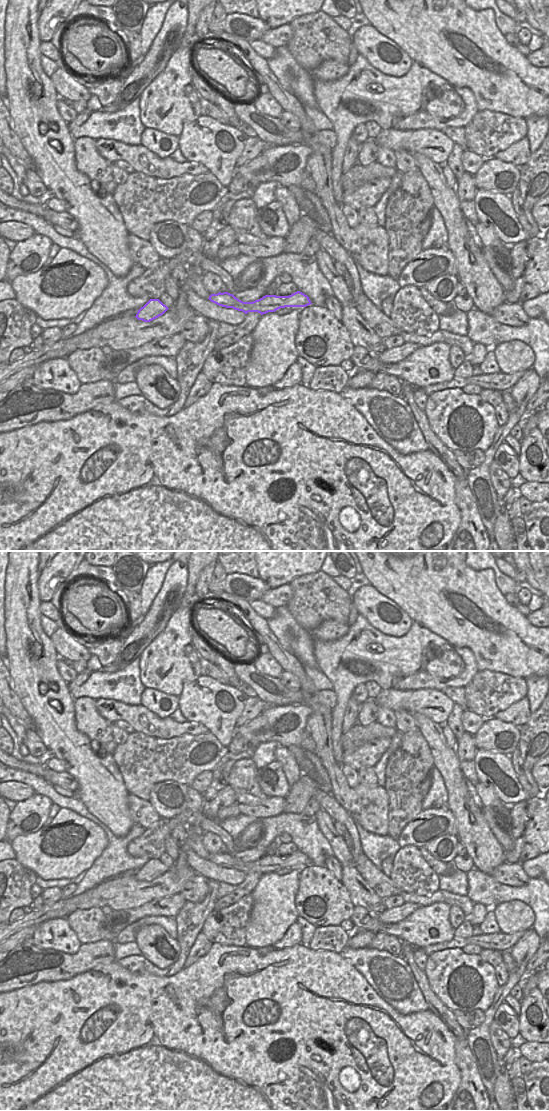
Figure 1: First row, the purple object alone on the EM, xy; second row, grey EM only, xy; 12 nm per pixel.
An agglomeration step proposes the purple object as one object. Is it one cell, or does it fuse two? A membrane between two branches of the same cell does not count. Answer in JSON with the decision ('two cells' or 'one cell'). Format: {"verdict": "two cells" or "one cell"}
{"verdict": "one cell"}

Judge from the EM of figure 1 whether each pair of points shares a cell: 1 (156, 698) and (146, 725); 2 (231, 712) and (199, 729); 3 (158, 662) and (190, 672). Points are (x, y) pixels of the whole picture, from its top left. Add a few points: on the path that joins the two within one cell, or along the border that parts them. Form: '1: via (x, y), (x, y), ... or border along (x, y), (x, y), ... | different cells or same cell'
1: border along (140, 704), (161, 718), (169, 716) | different cells
2: border along (187, 720), (193, 723), (201, 723), (210, 731) | different cells
3: via (166, 662), (177, 662), (182, 666) | same cell

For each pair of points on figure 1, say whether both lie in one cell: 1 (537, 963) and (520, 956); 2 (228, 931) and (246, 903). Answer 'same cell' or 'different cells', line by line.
1: different cells
2: same cell

